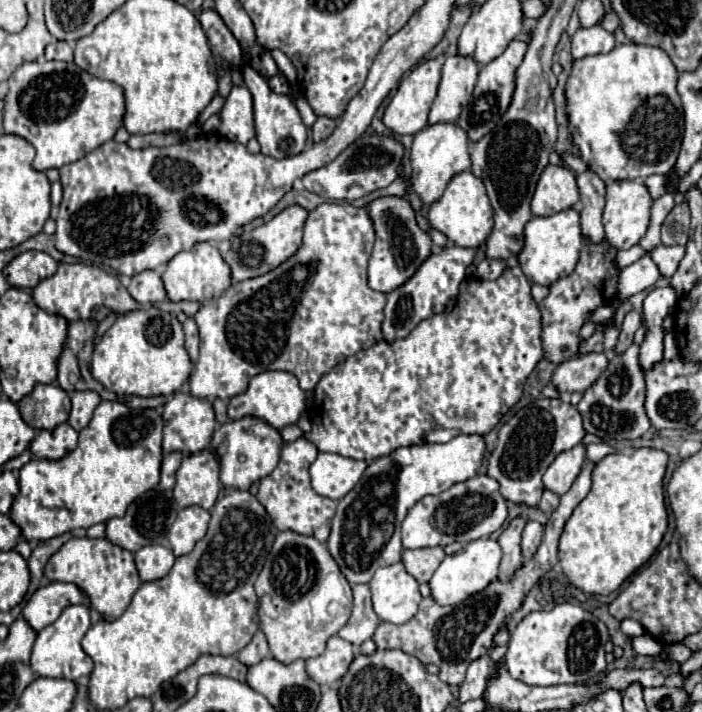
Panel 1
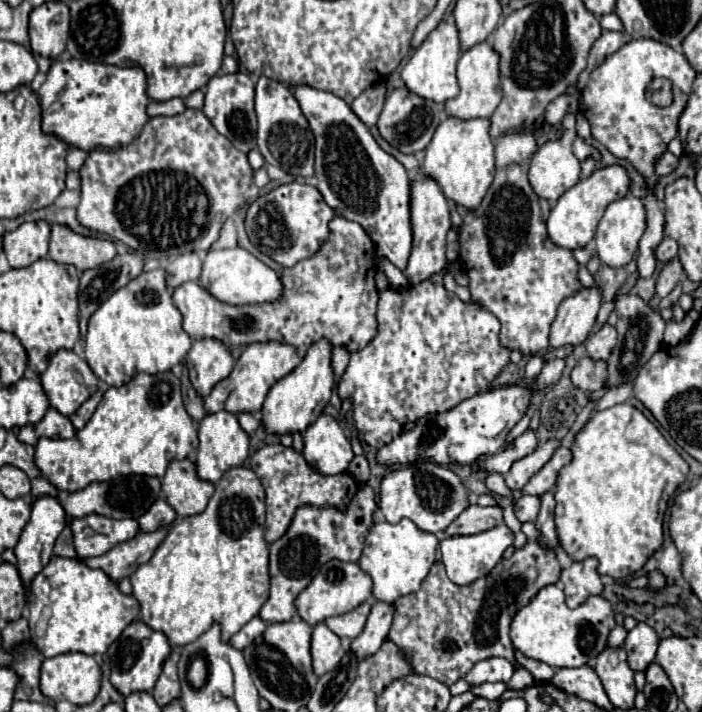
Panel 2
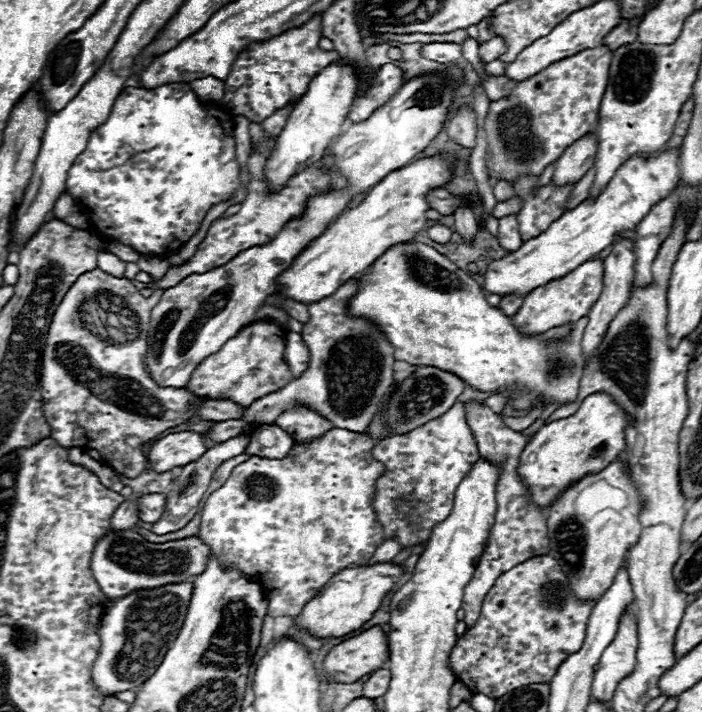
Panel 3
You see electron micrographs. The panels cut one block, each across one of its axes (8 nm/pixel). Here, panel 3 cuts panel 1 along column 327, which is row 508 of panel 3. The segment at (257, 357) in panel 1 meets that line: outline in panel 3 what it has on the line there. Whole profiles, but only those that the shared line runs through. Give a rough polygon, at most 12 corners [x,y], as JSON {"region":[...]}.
{"region":[[376,440],[250,456],[200,540],[296,618],[384,528]]}

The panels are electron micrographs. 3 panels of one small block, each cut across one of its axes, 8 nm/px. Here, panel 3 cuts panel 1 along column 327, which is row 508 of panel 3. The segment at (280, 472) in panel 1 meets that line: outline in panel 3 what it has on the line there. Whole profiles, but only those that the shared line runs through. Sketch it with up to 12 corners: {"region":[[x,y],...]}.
{"region":[[466,404],[480,456],[500,468],[496,520],[472,580],[466,626],[506,570],[548,554],[544,512],[518,476],[526,438]]}

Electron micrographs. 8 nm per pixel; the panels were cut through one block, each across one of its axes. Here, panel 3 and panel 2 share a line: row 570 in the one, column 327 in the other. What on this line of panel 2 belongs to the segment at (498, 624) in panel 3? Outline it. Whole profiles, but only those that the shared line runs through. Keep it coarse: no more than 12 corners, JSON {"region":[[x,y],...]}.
{"region":[[368,484],[344,510],[294,512],[270,544],[266,622],[296,596],[328,560],[358,562],[374,524]]}

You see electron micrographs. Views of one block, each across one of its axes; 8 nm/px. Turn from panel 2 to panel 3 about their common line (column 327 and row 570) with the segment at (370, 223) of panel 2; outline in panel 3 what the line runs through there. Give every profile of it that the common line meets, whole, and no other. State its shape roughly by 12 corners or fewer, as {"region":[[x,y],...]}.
{"region":[[108,530],[90,568],[108,598],[188,582],[210,546]]}

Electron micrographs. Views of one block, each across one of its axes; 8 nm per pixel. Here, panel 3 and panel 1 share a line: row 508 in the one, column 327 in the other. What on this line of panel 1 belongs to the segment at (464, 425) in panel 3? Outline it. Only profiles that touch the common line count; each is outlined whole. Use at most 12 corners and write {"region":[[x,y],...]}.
{"region":[[520,268],[466,278],[316,386],[304,434],[366,464],[486,436],[544,358]]}

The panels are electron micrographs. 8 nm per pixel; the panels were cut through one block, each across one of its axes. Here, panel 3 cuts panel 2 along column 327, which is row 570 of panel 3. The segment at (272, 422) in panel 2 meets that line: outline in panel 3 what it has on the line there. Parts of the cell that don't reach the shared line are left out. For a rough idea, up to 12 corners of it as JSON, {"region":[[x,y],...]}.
{"region":[[392,562],[340,570],[298,614],[300,630],[358,630],[402,580]]}

